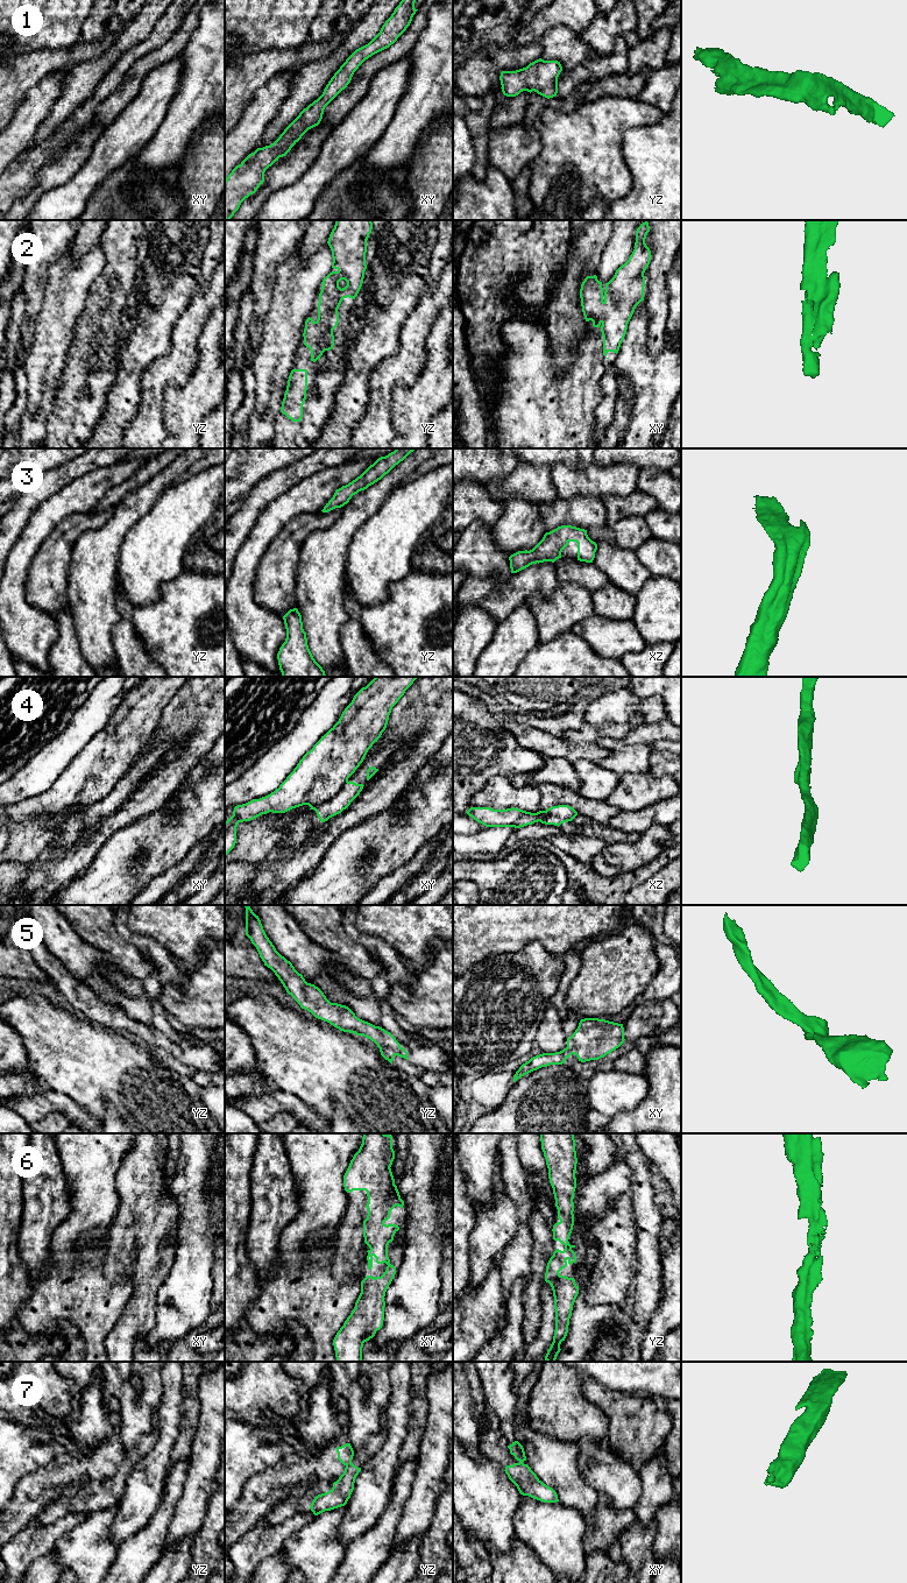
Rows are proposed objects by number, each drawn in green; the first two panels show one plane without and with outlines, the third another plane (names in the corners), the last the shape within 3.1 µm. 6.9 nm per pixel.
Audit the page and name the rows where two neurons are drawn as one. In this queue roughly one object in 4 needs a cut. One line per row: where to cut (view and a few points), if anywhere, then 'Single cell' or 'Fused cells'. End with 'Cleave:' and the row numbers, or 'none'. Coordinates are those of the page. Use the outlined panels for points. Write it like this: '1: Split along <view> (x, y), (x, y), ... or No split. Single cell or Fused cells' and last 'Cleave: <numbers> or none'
1: No split. Single cell
2: No split. Single cell
3: No split. Single cell
4: Split along xy (347, 779), (334, 794), (311, 807). Fused cells
5: No split. Single cell
6: No split. Single cell
7: Split along yz (351, 1462), (346, 1465). Fused cells
Cleave: 4, 7

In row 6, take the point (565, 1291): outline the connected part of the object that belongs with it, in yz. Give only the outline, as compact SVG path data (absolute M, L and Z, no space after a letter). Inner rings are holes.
M539 1133L541 1150L548 1168L548 1179L553 1188L558 1218L553 1225L553 1239L565 1245L561 1251L557 1249L550 1258L545 1281L553 1291L555 1309L555 1330L553 1342L545 1356L546 1362L555 1362L560 1352L560 1344L565 1341L573 1305L579 1294L579 1286L574 1278L561 1275L559 1272L568 1264L576 1262L575 1252L568 1239L574 1225L574 1192L576 1188L576 1151L574 1133Z

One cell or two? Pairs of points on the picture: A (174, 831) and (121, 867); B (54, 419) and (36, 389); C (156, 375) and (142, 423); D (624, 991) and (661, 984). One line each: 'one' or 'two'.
A: one
B: two
C: one
D: two

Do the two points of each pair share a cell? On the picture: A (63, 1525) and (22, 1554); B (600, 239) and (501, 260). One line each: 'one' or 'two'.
A: one
B: two

